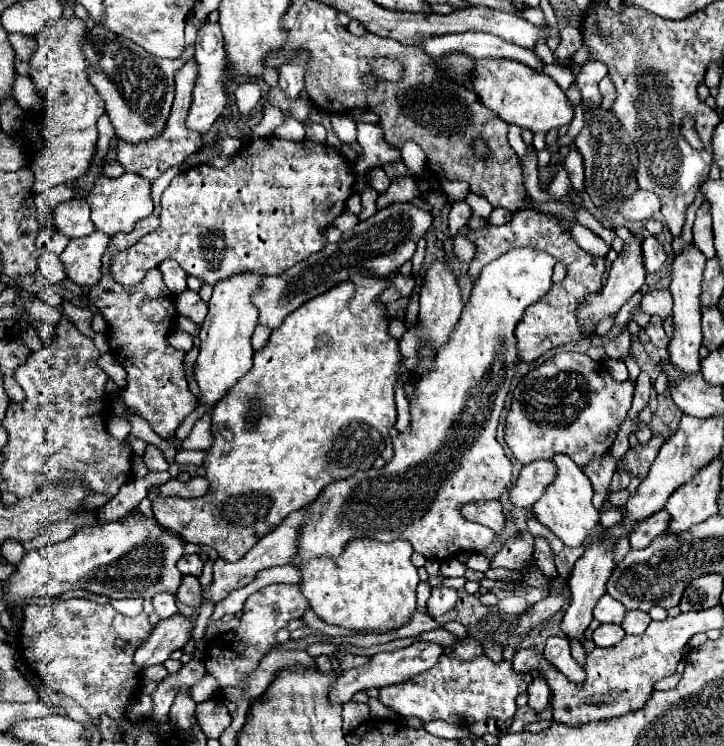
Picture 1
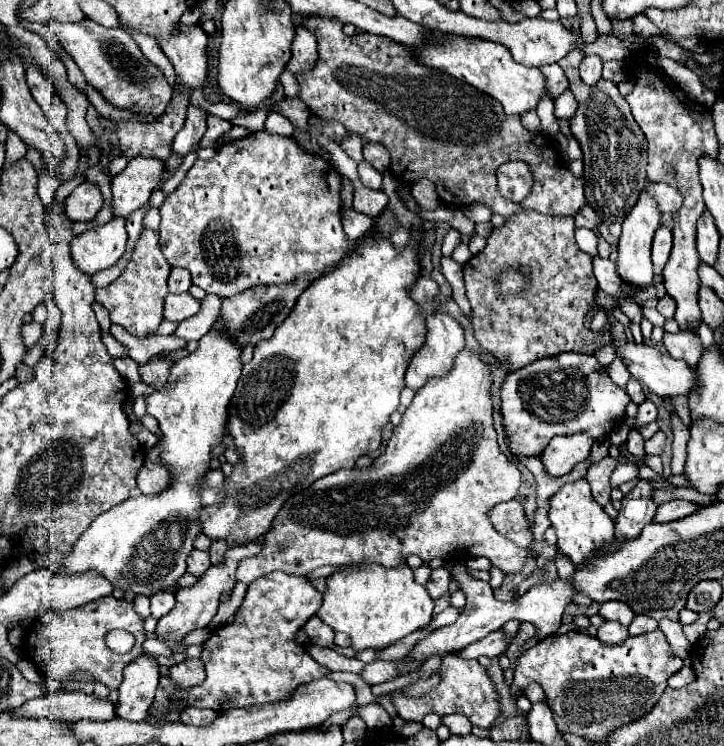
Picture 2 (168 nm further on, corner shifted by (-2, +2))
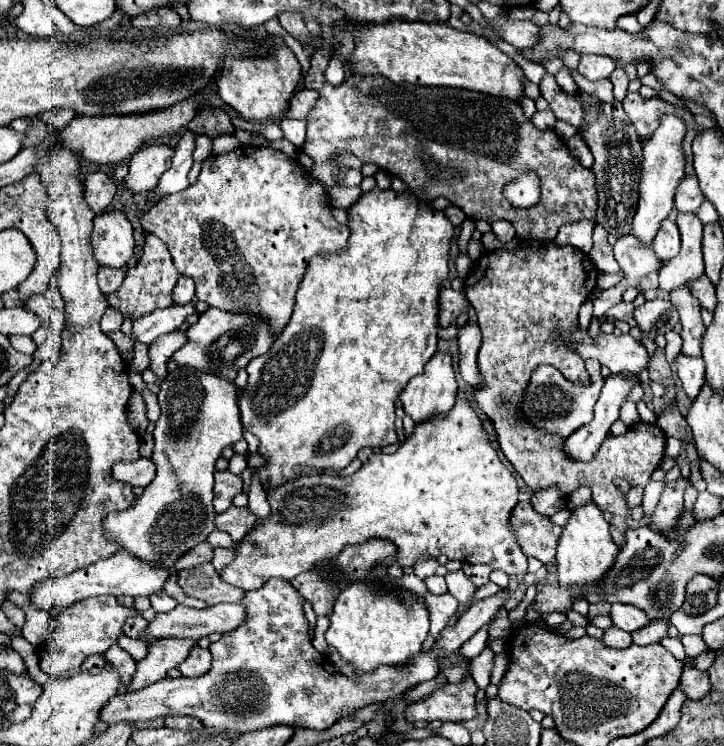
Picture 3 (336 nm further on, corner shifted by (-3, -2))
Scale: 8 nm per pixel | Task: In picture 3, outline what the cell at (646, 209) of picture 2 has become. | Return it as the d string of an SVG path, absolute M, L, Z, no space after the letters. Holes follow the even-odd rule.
M664 115L654 135L648 141L642 141L644 163L642 163L642 179L640 179L640 201L632 223L632 235L636 235L640 243L646 243L646 247L652 245L660 223L670 215L674 207L674 191L680 179L684 177L684 153L682 153L684 135L686 135L686 125L682 123L682 119L676 115Z

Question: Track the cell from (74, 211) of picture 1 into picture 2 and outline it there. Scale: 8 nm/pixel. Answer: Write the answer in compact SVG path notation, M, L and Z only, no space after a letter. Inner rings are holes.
M83 181L65 201L65 213L71 221L93 221L103 205L99 187L91 181Z

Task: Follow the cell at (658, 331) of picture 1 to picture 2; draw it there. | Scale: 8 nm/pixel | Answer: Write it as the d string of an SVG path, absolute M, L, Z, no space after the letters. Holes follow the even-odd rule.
M685 331L665 333L663 343L673 359L681 359L689 367L695 367L703 355L703 345L697 333L685 333Z

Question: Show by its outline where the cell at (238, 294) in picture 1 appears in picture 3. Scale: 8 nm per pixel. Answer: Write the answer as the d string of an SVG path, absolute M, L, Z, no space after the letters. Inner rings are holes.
M176 367L160 383L158 403L162 409L160 419L154 427L154 451L152 461L156 465L154 481L144 489L144 493L126 509L112 511L104 519L104 535L108 541L114 541L118 551L130 551L136 559L144 563L154 563L154 567L174 567L174 563L192 547L202 543L214 531L214 507L212 507L212 487L214 487L214 465L222 455L222 449L234 445L242 439L242 421L236 403L236 385L234 381L198 371L188 367Z

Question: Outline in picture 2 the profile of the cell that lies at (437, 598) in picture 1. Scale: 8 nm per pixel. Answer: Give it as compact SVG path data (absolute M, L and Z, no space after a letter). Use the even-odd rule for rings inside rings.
M439 567L439 569L433 569L431 571L431 577L425 583L425 589L427 589L427 593L429 593L431 599L437 599L437 597L441 597L441 595L447 593L449 583L451 583L449 571L445 567Z

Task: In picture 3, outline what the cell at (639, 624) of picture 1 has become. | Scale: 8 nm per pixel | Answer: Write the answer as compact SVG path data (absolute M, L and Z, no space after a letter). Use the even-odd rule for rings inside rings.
M652 621L646 627L638 629L632 633L632 639L636 645L650 645L650 643L658 643L666 637L668 631L668 623L664 621Z

